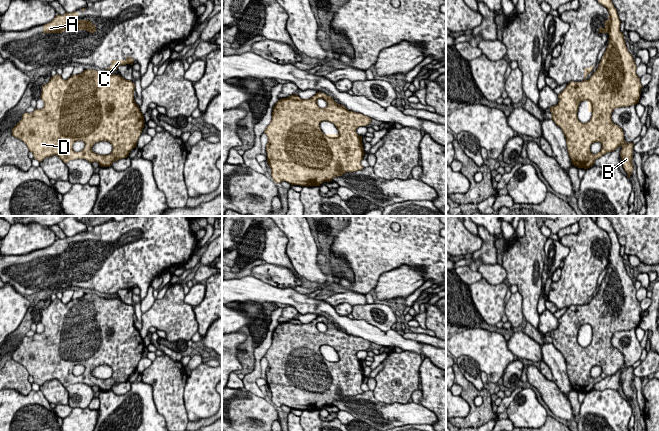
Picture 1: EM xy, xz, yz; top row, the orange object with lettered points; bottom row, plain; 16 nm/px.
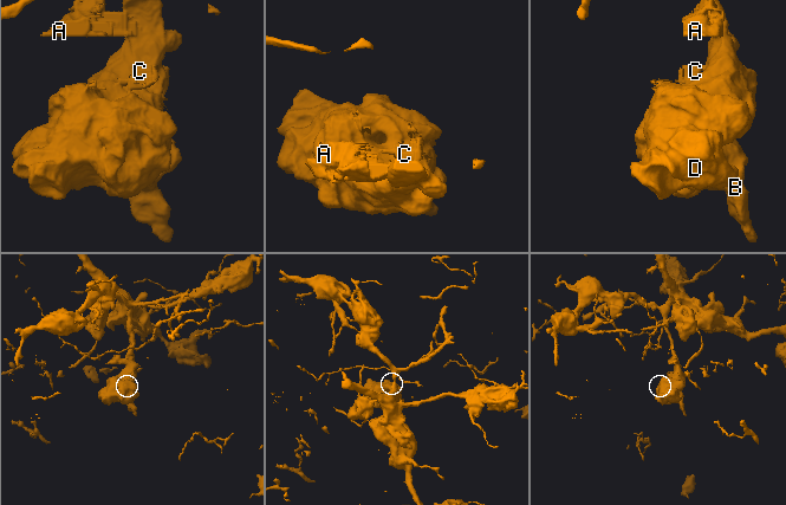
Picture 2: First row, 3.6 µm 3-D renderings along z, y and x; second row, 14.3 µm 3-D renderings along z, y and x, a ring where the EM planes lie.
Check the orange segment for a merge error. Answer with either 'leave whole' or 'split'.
split

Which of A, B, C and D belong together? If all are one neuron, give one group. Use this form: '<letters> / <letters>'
A C / B D

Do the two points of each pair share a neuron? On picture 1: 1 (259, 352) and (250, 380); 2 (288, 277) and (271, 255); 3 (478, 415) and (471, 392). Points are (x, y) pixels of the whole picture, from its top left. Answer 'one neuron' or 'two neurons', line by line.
1: one neuron
2: two neurons
3: one neuron

